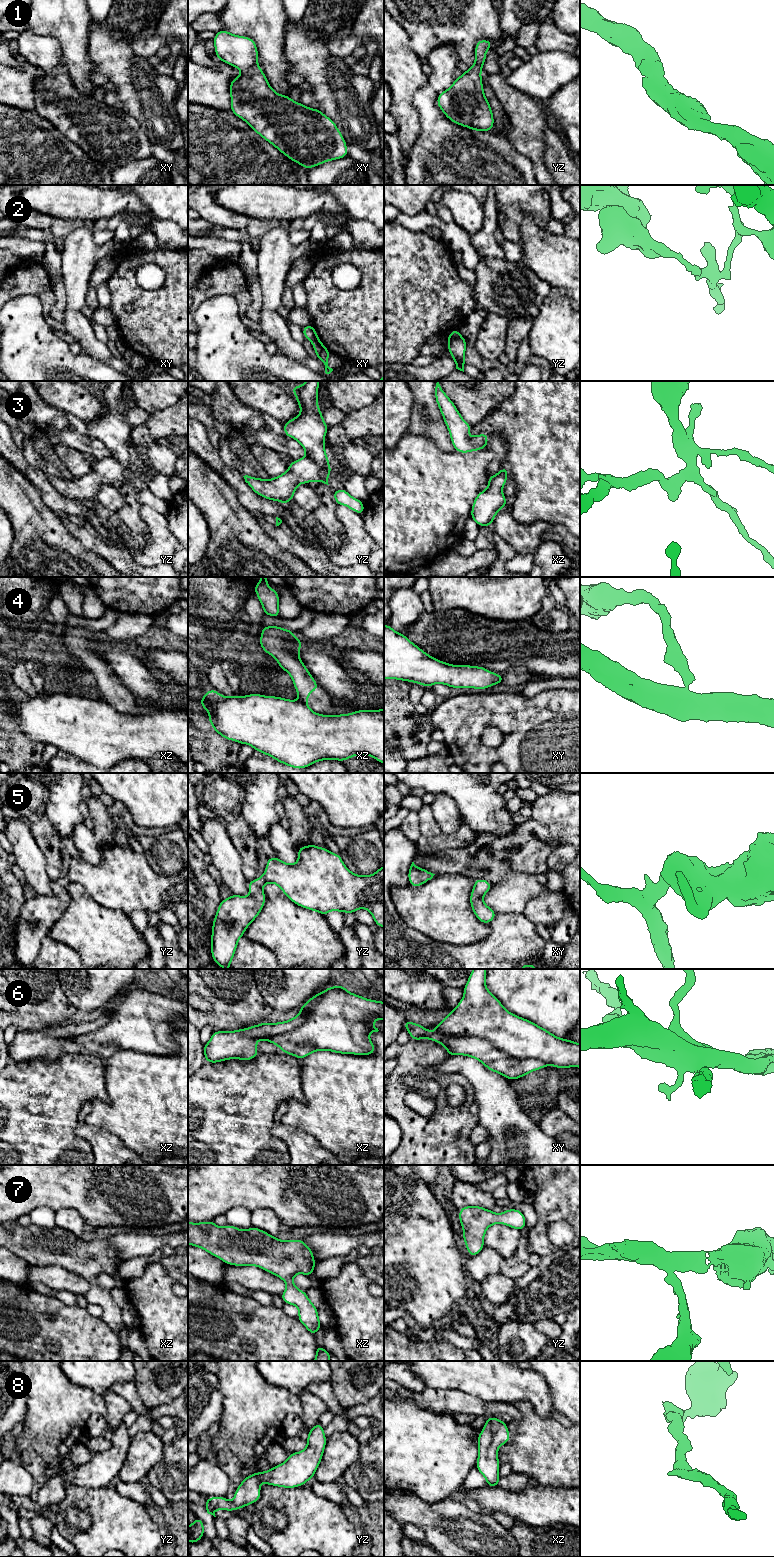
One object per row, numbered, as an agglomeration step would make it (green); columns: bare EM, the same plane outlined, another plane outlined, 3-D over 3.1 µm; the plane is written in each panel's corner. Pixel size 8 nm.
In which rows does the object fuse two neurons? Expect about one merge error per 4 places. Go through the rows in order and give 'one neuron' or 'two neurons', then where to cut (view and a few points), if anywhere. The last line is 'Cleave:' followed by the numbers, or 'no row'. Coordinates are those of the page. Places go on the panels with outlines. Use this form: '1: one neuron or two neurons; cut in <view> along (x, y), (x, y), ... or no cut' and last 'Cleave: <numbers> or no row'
1: one neuron; no cut
2: two neurons; cut in yz along (459, 335), (448, 340)
3: one neuron; no cut
4: two neurons; cut in xz along (300, 700), (306, 705)
5: one neuron; no cut
6: two neurons; cut in xy along (435, 1032), (483, 1038), (513, 1057), (535, 1058), (546, 1065)
7: one neuron; no cut
8: one neuron; no cut
Cleave: 2, 4, 6

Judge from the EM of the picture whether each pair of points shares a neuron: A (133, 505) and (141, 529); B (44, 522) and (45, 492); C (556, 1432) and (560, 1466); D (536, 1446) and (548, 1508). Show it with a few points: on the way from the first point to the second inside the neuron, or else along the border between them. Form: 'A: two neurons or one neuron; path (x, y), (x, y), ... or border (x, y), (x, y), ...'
A: one neuron; path (133, 511), (133, 521), (135, 523)
B: two neurons; border (32, 483), (42, 501), (58, 515)
C: one neuron; path (556, 1440), (556, 1454), (560, 1458)
D: two neurons; border (540, 1484), (554, 1488), (567, 1488)

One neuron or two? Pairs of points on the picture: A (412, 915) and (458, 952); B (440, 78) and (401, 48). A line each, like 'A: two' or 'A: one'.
A: two
B: two

